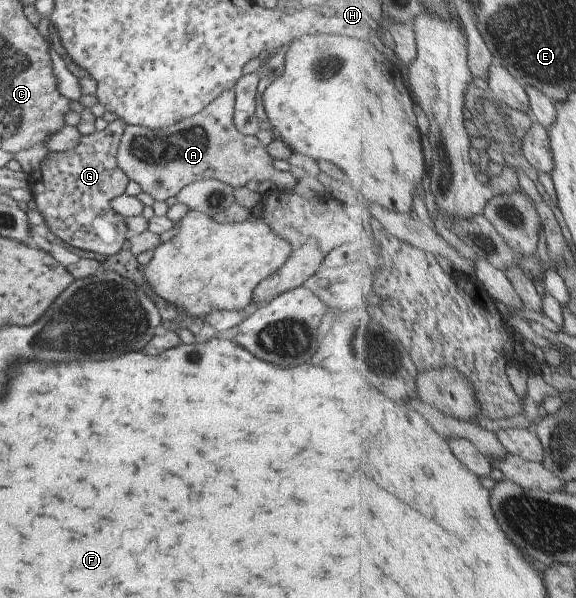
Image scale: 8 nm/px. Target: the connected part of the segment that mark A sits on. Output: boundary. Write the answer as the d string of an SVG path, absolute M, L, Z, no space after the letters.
M233 91L215 97L206 107L190 117L165 128L149 130L128 126L122 132L116 165L127 179L140 185L142 192L156 201L174 197L186 184L198 180L216 180L231 188L244 187L252 181L270 181L272 158L254 136L242 135L233 127Z

